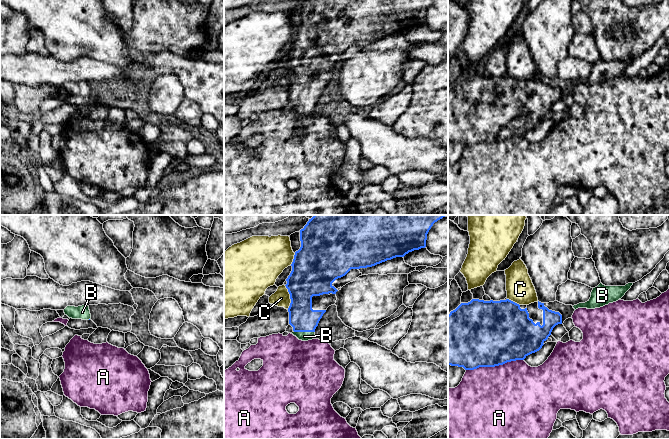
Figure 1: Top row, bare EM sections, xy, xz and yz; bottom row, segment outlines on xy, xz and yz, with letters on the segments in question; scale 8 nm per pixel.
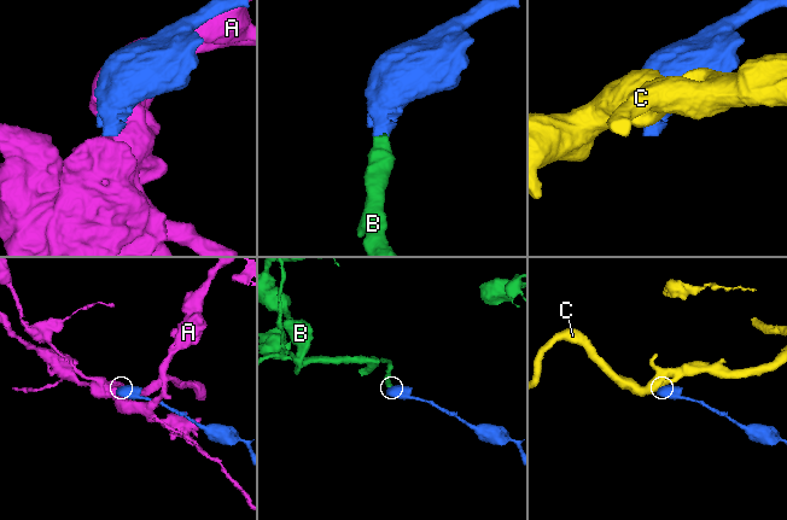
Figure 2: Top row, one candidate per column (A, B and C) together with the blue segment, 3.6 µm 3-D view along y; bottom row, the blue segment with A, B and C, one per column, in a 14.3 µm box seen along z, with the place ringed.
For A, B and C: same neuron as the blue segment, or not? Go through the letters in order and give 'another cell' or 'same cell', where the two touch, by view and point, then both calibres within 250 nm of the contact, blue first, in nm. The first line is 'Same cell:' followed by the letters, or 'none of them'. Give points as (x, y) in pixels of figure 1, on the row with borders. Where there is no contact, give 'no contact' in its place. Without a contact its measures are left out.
Same cell: B
A: another cell | yz (494, 366) | 500/500 nm
B: same cell | xz (304, 331) | 220/80 nm
C: another cell | xz (290, 297) | 340/140 nm

